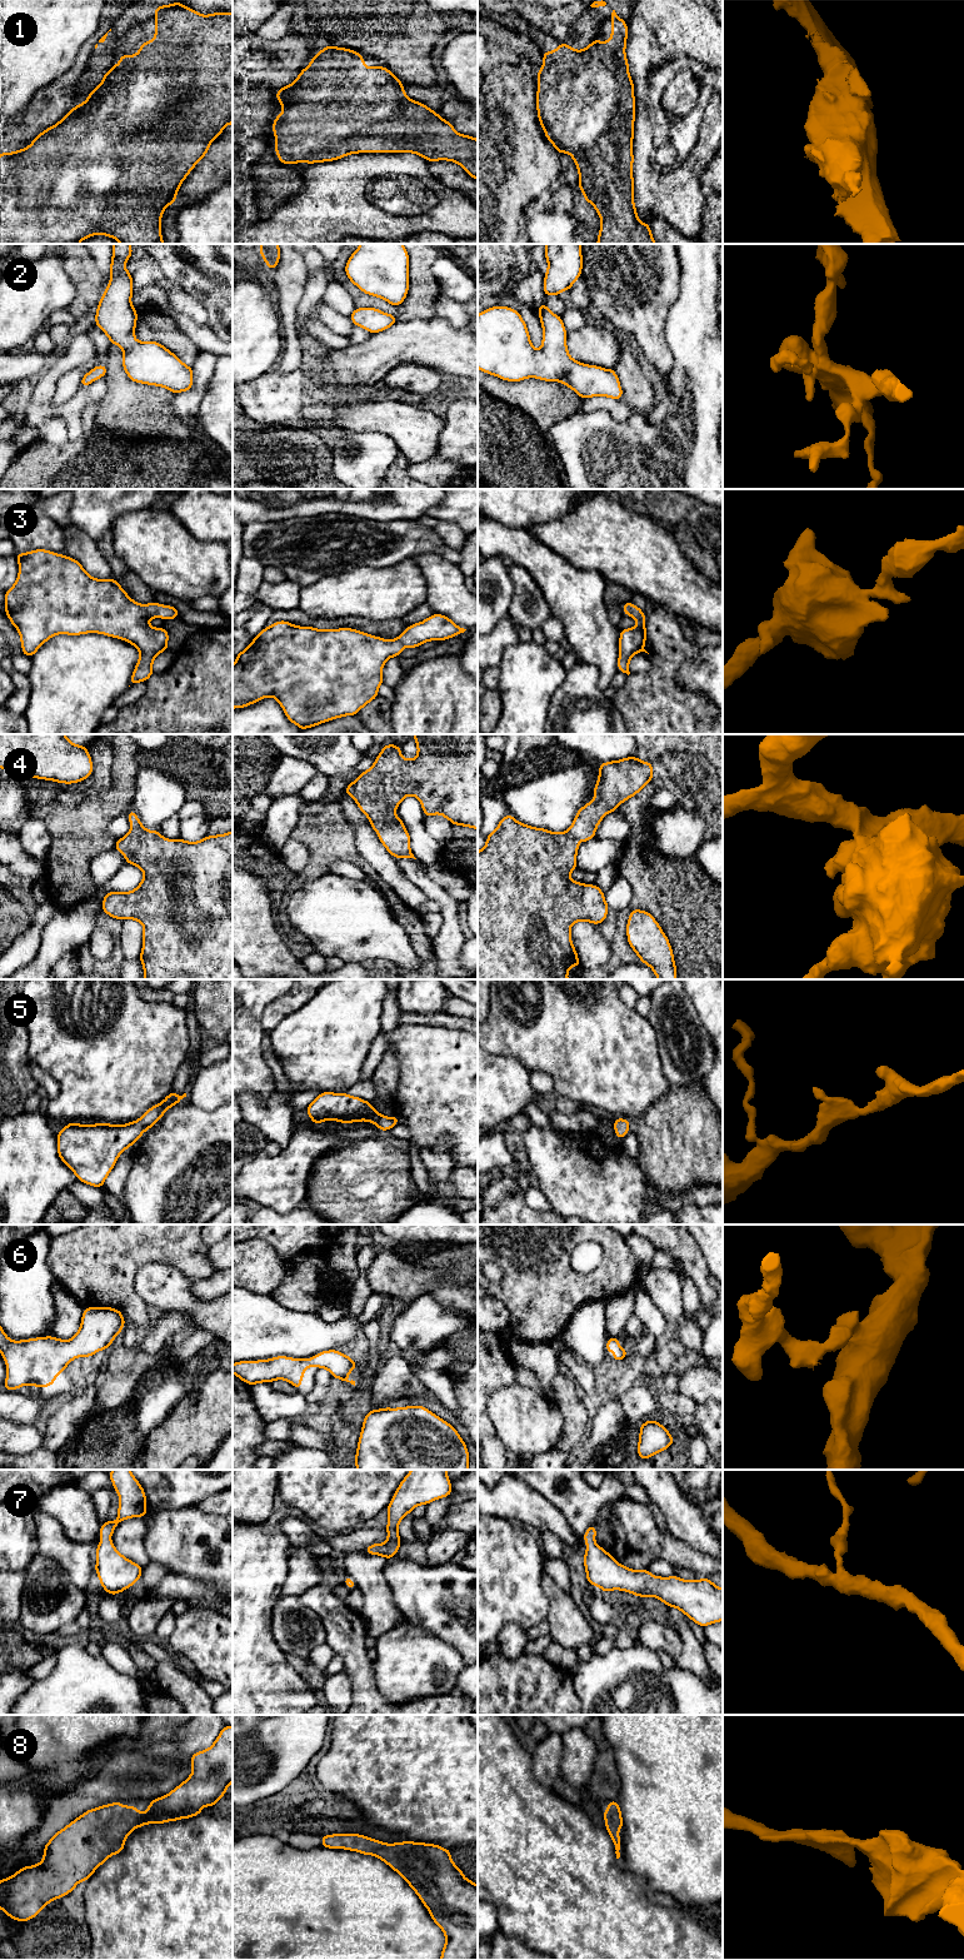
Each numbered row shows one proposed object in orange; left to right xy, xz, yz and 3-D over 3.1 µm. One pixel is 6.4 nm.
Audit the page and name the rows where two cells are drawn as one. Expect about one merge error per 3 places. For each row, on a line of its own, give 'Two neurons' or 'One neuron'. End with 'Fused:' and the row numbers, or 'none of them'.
1: One neuron
2: One neuron
3: One neuron
4: One neuron
5: One neuron
6: One neuron
7: One neuron
8: One neuron
Fused: none of them

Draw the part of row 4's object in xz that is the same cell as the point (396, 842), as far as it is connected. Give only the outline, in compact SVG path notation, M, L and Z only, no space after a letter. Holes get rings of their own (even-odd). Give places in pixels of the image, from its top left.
M413 734L418 754L414 759L405 759L401 755L400 745L386 744L375 758L374 764L350 784L345 793L350 796L360 811L368 817L373 829L378 833L379 841L394 858L414 858L410 849L410 834L405 829L401 818L395 811L408 796L419 799L425 818L441 814L451 824L478 829L478 734Z

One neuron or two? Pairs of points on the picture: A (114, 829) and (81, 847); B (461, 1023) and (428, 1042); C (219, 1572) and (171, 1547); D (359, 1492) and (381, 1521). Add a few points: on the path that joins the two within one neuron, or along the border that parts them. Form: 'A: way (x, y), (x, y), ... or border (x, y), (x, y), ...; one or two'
A: border (126, 813), (108, 824), (115, 839); two
B: border (424, 1025), (441, 1025), (464, 1031); two
C: way (208, 1567), (186, 1547), (183, 1547); one
D: border (385, 1507), (374, 1516), (349, 1526); two

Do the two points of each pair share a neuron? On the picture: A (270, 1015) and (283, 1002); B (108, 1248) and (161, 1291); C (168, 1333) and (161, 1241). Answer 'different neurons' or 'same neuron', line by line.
A: same neuron
B: different neurons
C: different neurons

